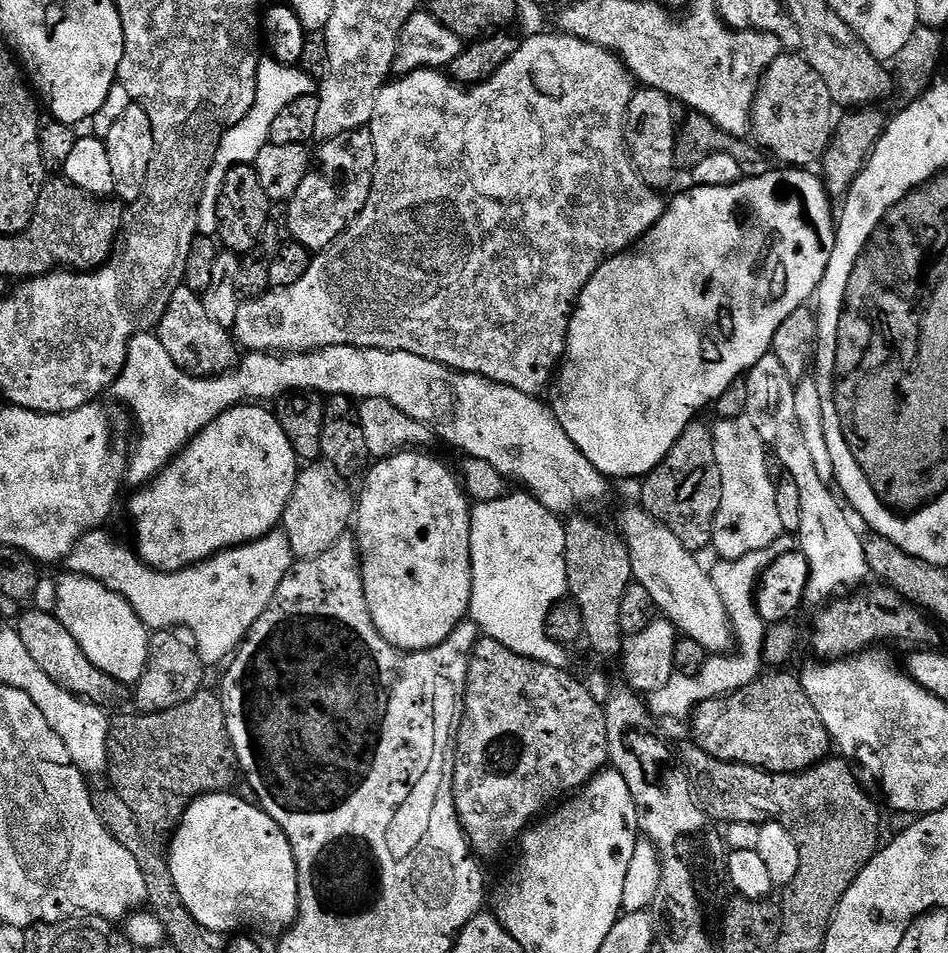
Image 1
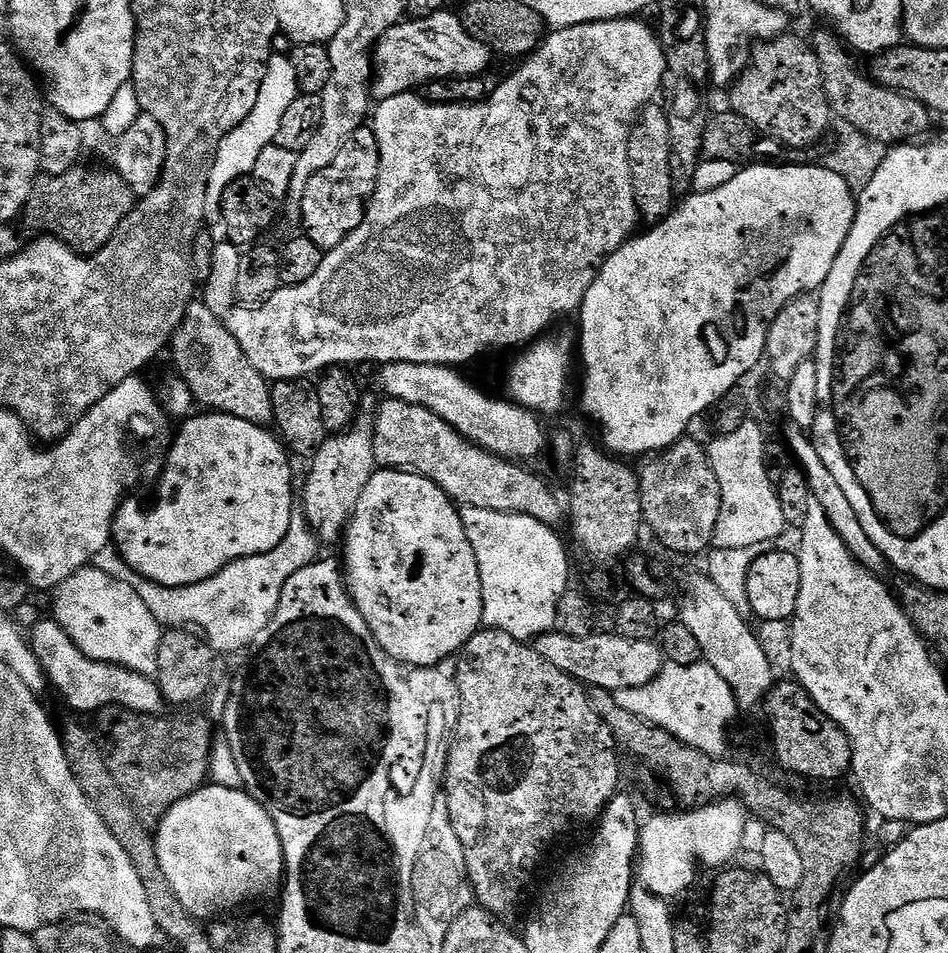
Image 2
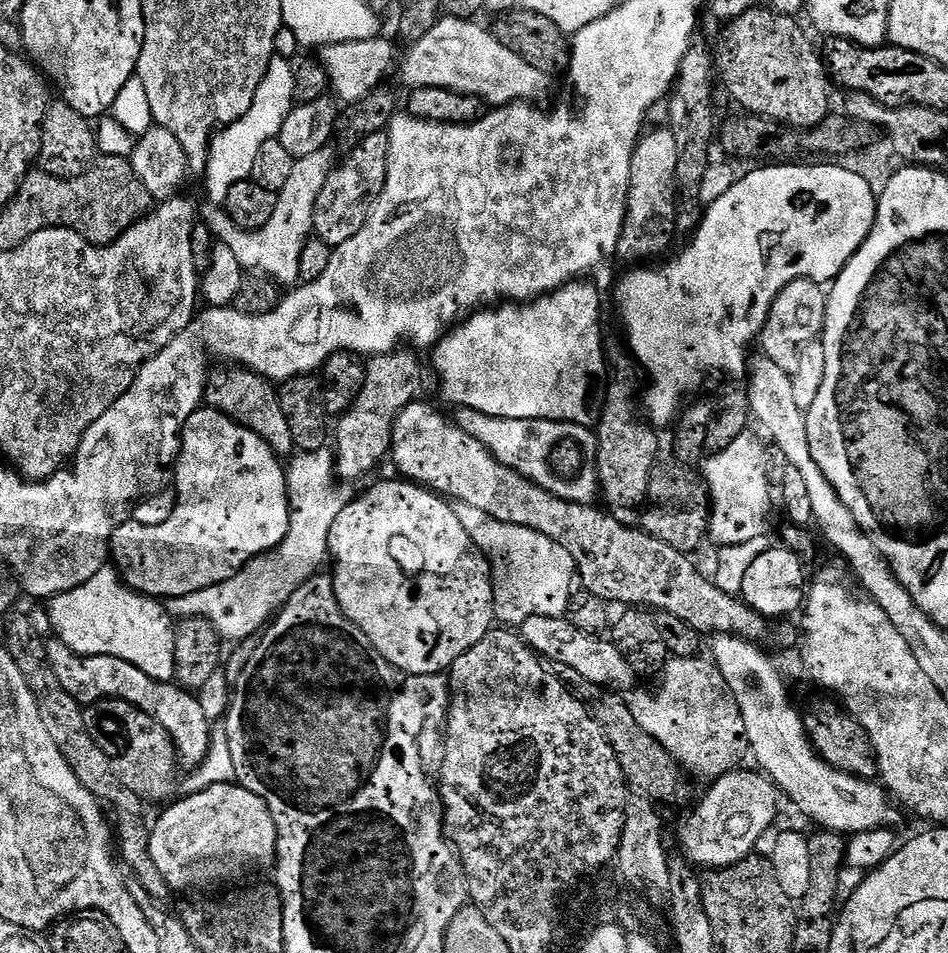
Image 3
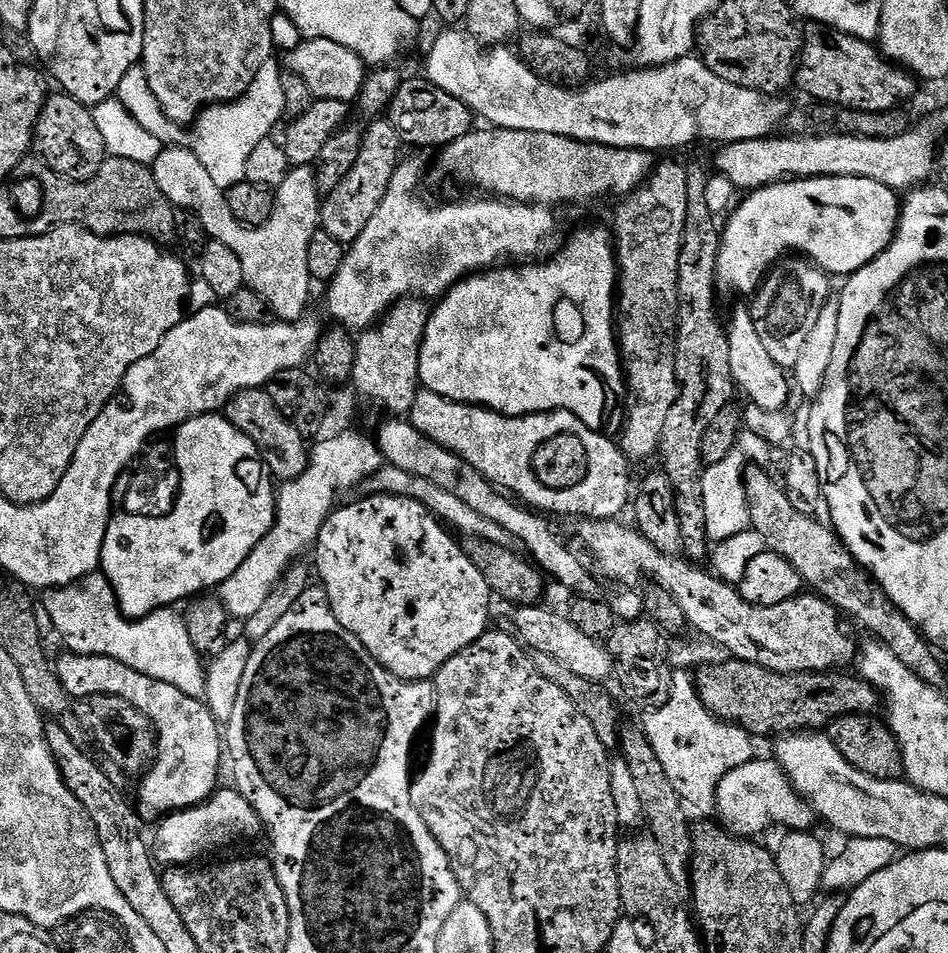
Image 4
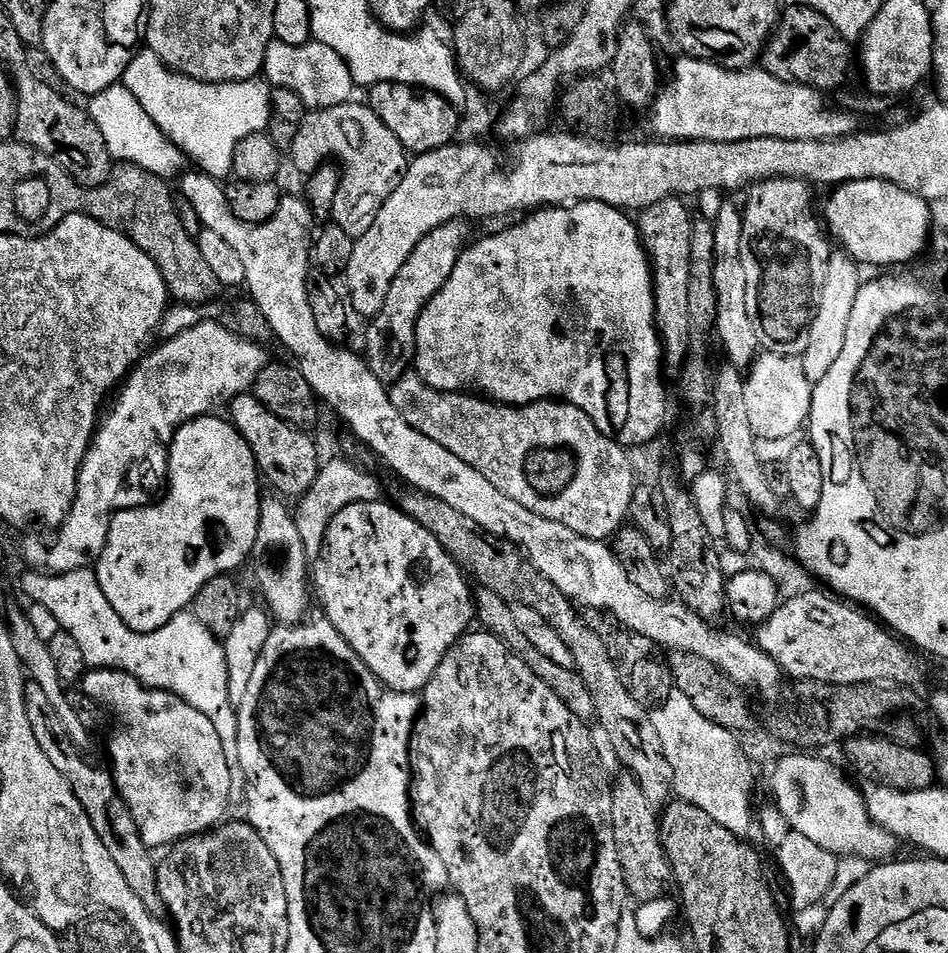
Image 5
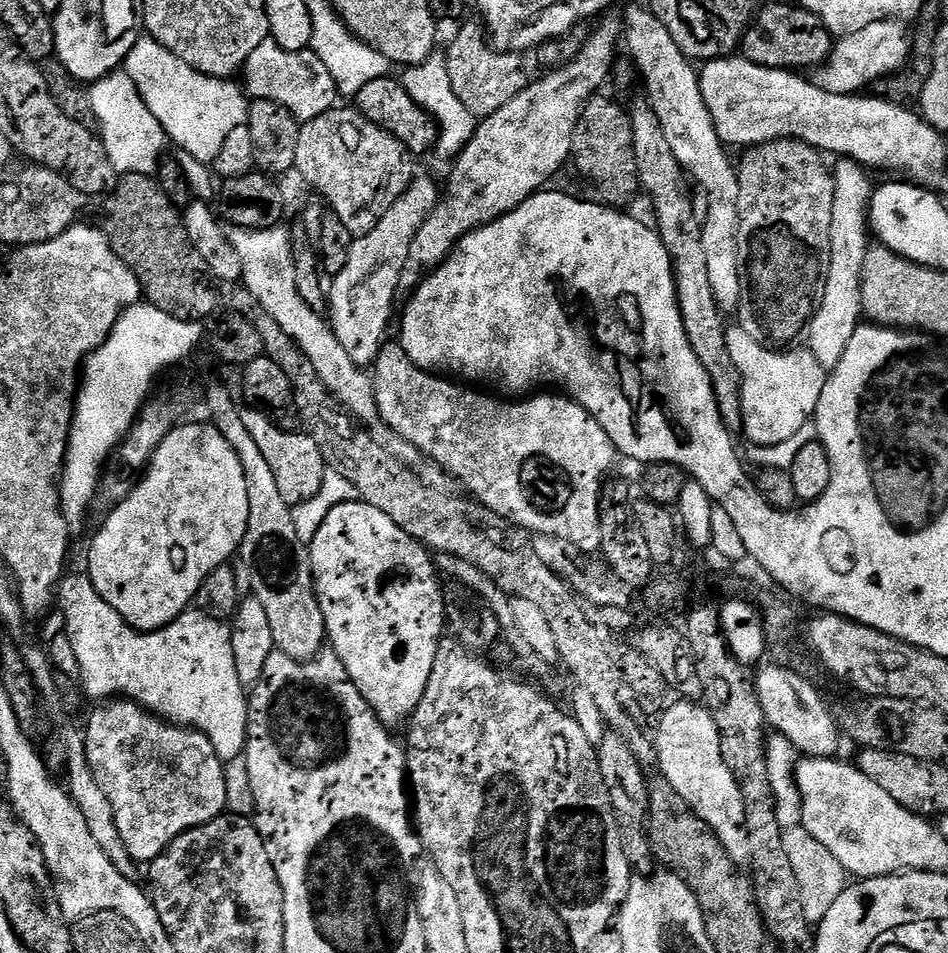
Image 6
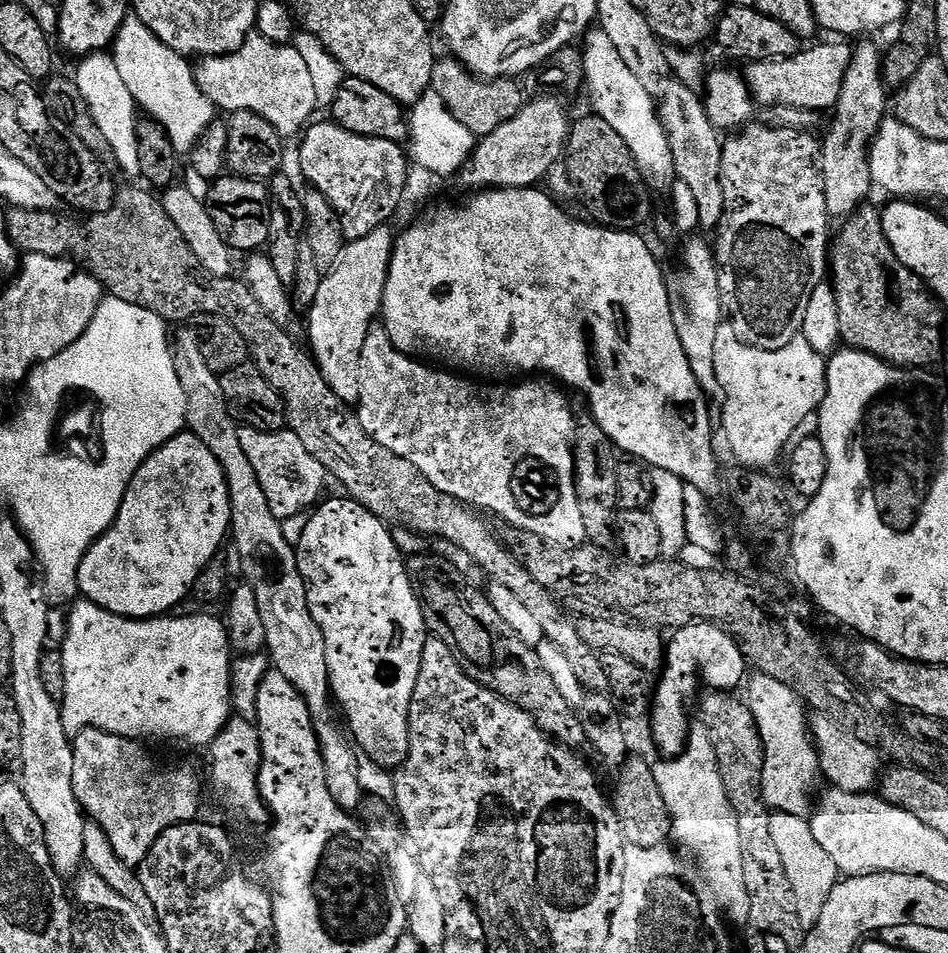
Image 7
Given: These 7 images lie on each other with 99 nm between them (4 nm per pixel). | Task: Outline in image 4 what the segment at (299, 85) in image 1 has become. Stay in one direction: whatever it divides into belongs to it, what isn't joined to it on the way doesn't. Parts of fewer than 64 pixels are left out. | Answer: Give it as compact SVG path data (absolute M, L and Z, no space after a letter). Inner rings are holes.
M275 59L268 60L262 70L258 70L258 78L250 82L250 90L237 100L226 104L209 104L191 125L192 141L190 147L193 154L206 166L206 174L214 178L214 186L228 189L241 184L246 174L246 161L250 158L254 146L258 142L269 139L279 120L285 119L284 99L282 98L282 78L284 72L276 65Z

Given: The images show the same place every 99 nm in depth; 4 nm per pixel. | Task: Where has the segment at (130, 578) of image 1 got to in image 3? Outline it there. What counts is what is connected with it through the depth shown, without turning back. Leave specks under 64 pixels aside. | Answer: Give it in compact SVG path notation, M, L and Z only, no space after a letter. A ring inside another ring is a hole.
M325 446L313 452L300 452L291 457L286 468L288 477L288 510L290 526L286 538L262 556L257 556L241 572L226 582L206 586L206 590L194 590L194 594L174 596L167 601L169 616L187 618L197 616L210 621L218 634L229 642L239 642L259 633L283 608L284 604L302 582L317 575L329 559L328 539L334 518L346 510L358 492L351 483L341 482L336 475L336 458L331 447Z

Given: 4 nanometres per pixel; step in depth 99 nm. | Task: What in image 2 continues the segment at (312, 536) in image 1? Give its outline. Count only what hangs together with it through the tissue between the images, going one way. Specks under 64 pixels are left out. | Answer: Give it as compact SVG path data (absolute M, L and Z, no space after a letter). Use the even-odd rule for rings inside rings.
M360 414L351 424L351 427L342 432L329 435L324 445L318 449L316 455L311 457L308 468L308 477L304 480L304 505L302 511L304 519L308 521L316 534L317 541L332 544L343 537L349 520L358 506L358 498L362 498L362 490L366 490L366 482L378 470L374 458L374 419L371 415Z

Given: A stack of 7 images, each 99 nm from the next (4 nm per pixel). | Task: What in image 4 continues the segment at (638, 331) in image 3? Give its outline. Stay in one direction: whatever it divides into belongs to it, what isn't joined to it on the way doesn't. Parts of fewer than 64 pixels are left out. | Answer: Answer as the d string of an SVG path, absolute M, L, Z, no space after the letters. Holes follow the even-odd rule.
M853 176L786 180L782 184L771 184L749 191L745 195L748 197L744 201L741 199L731 209L727 217L728 225L725 223L722 228L716 275L719 287L729 288L732 292L755 293L772 265L789 253L811 260L817 268L827 272L829 277L853 276L855 272L862 270L862 266L878 258L878 254L882 254L888 243L896 237L896 226L900 223L902 207L901 197L896 197L896 191L893 186L882 186L882 182L874 182L874 178Z

